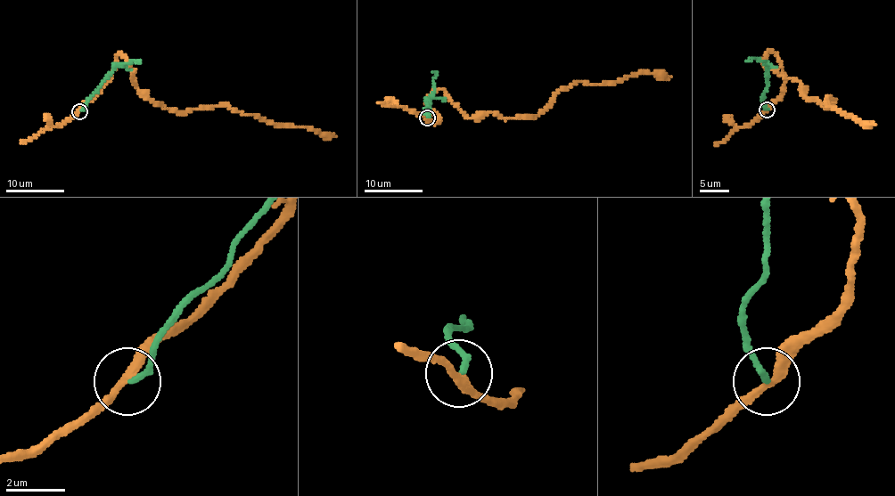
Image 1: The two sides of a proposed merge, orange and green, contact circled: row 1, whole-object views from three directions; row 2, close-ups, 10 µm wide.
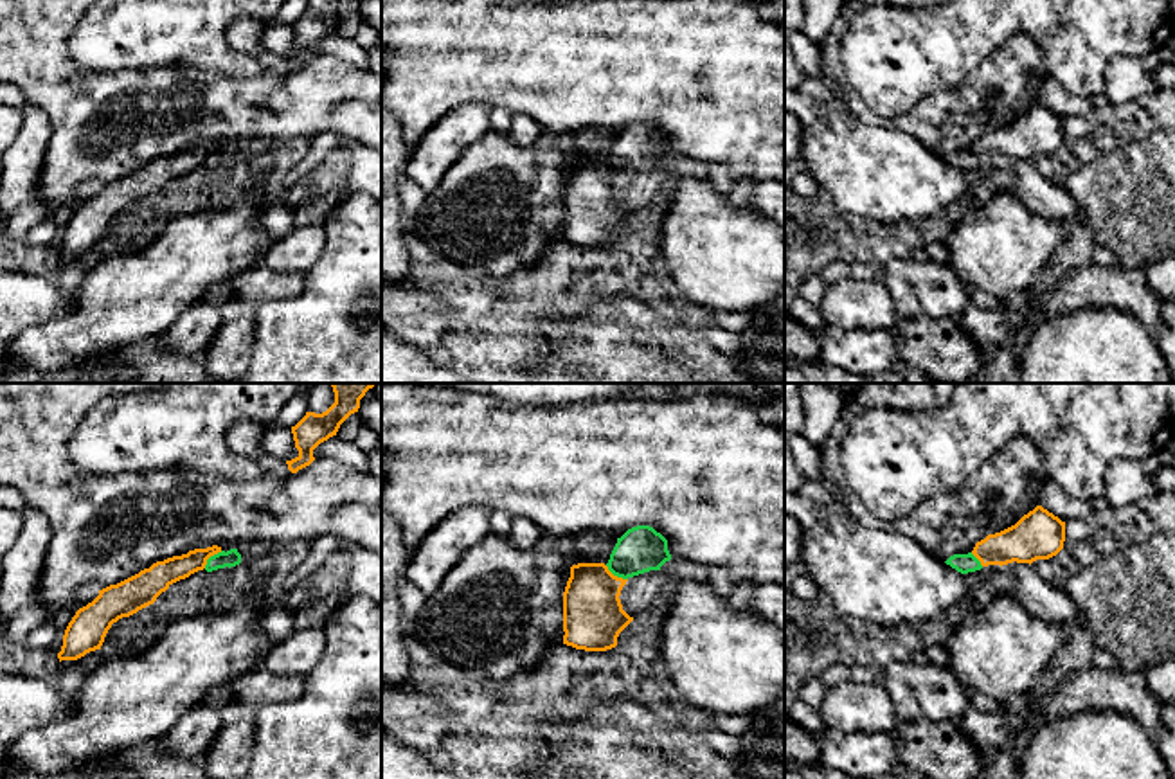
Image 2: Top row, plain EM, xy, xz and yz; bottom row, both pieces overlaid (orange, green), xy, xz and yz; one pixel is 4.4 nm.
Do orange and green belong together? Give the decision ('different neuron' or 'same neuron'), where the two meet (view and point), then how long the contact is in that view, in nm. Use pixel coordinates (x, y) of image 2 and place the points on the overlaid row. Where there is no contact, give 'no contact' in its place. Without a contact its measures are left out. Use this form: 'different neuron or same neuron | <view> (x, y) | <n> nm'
different neuron | xz (616, 576) | 120 nm

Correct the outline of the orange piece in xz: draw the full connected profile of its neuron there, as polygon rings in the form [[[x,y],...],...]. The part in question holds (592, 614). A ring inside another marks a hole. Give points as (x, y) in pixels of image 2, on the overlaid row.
[[[605,563],[572,565],[563,592],[563,644],[585,651],[615,648],[619,633],[633,621],[619,599],[626,581]]]

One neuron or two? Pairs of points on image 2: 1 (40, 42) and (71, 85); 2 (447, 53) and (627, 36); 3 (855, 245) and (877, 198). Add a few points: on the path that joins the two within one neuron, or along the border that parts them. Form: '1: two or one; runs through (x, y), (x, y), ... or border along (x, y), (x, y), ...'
1: one; runs through (40, 53), (60, 74)
2: one; runs through (492, 53), (582, 53)
3: two; border along (832, 196), (841, 209), (859, 214), (868, 222)

